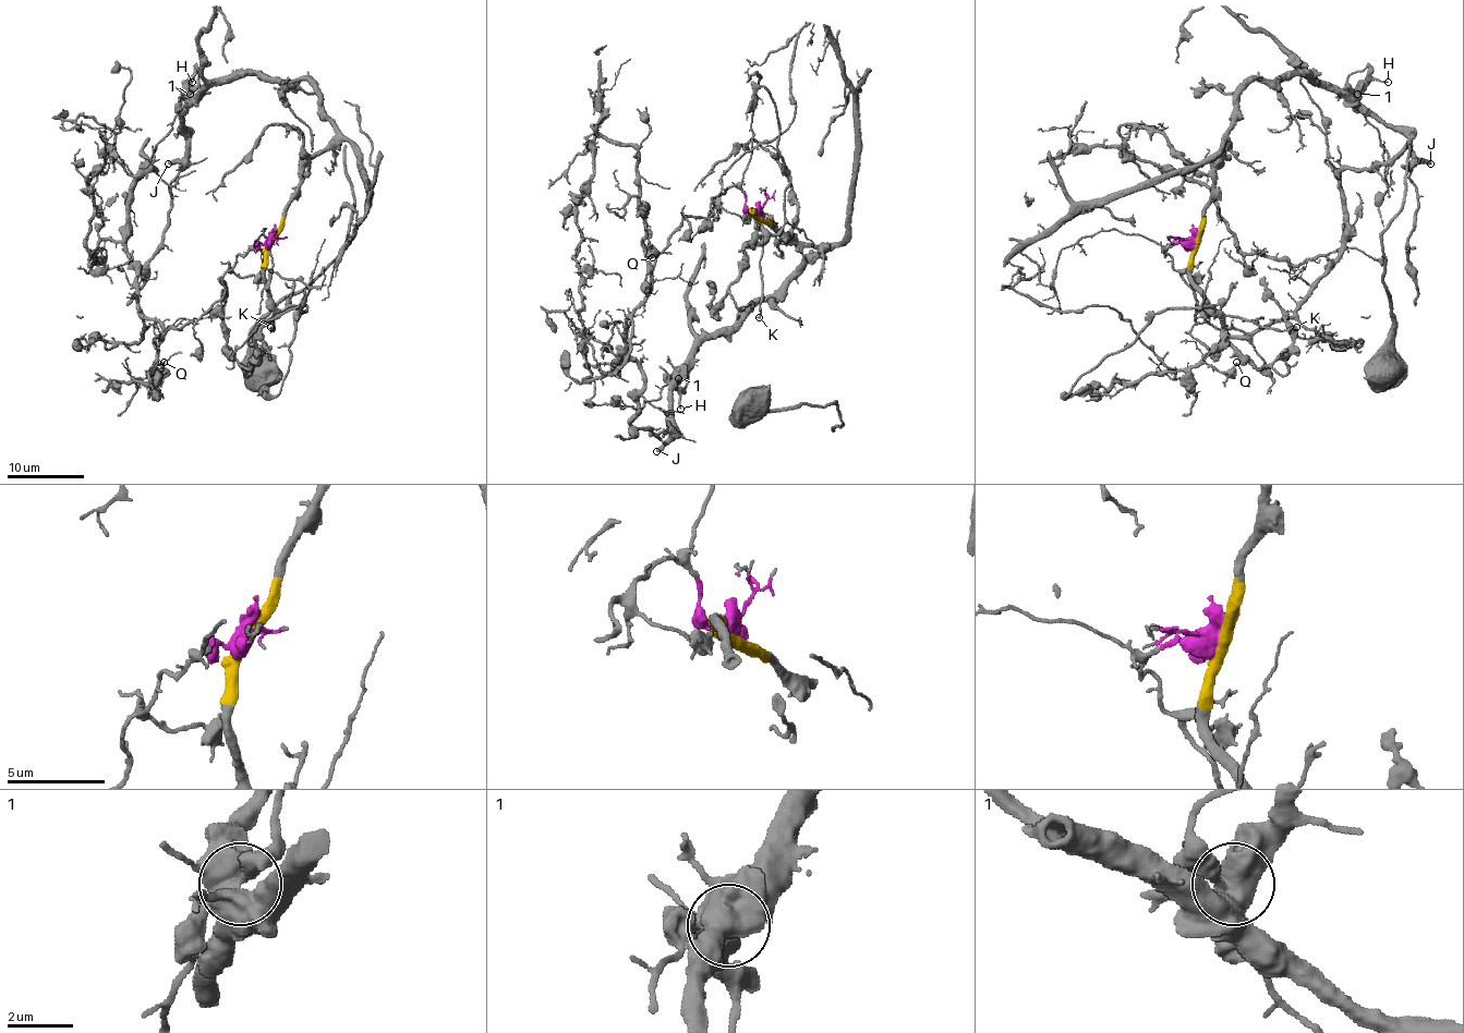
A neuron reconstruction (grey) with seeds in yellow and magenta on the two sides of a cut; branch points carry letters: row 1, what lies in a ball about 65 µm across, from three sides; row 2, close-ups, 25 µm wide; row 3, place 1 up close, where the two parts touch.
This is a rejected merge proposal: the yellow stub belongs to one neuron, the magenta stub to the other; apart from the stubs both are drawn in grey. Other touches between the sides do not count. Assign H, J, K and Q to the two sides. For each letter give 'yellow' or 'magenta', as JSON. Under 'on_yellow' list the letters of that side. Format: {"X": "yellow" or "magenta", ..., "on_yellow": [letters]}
{"H": "yellow", "J": "yellow", "K": "yellow", "Q": "magenta", "on_yellow": ["H", "J", "K"]}

